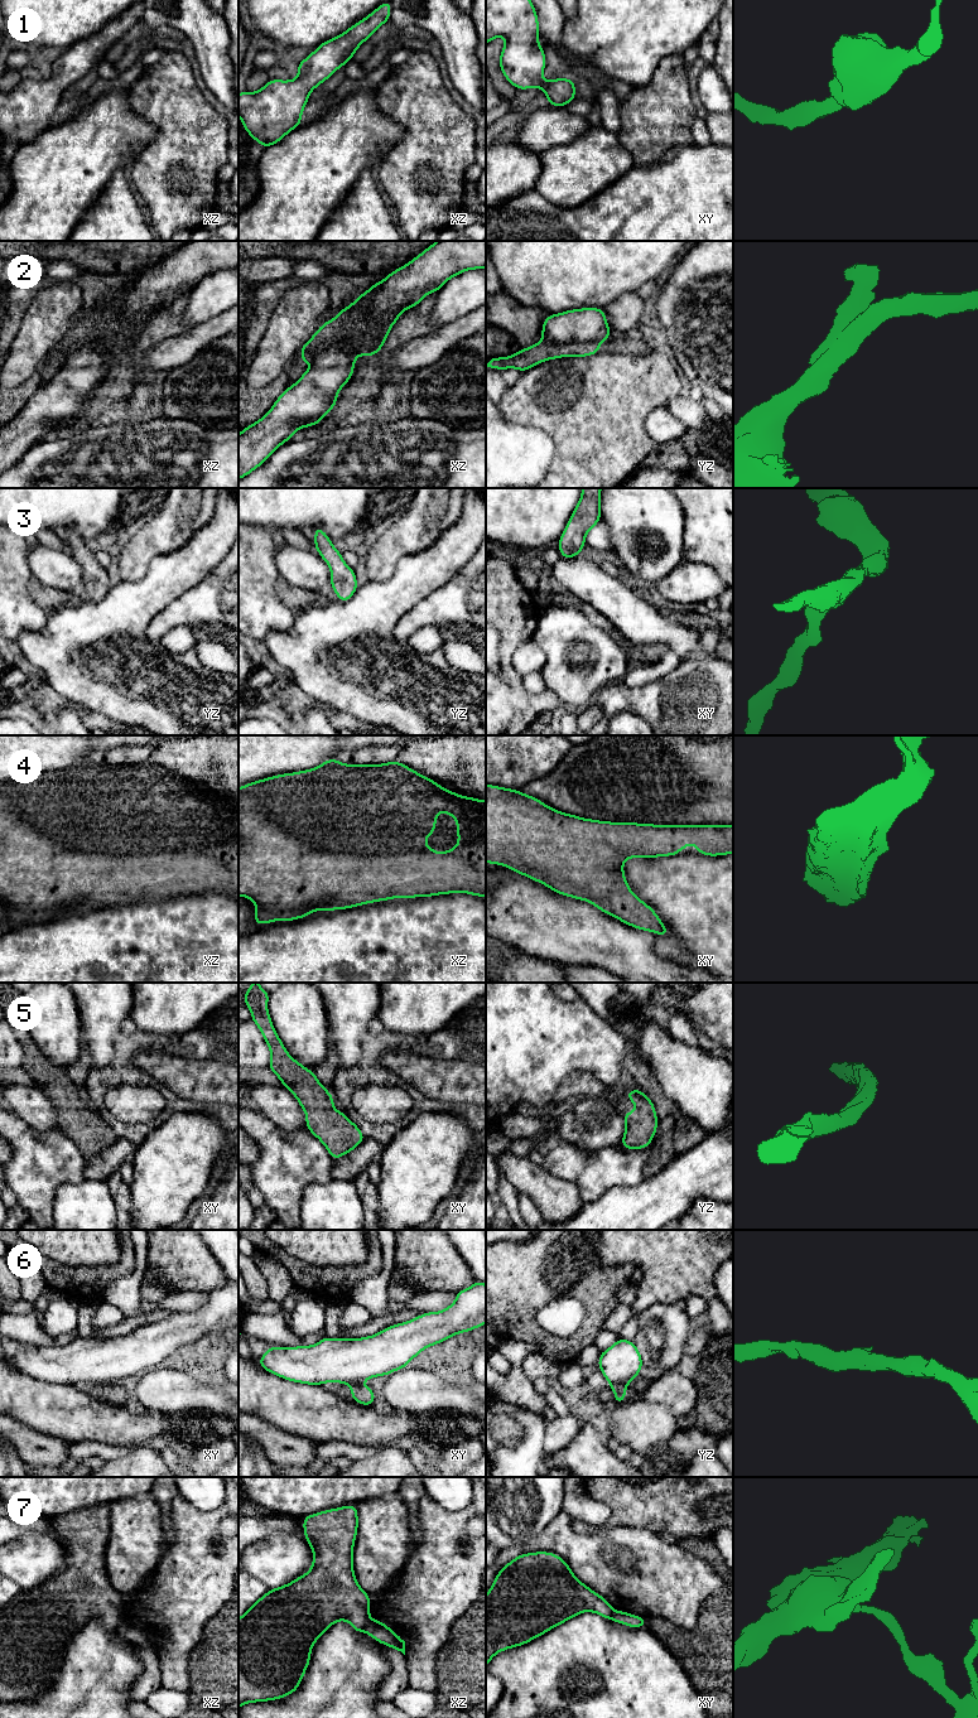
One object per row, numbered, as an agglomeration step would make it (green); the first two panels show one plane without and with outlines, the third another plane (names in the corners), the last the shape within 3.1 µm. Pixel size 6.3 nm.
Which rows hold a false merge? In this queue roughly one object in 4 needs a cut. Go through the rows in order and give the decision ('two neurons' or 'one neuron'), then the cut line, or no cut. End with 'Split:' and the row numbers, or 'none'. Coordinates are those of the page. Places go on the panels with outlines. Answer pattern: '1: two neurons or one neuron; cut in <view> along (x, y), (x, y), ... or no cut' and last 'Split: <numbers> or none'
1: one neuron; no cut
2: two neurons; cut in xz along (381, 281), (370, 302), (366, 319), (370, 323), (390, 328)
3: one neuron; no cut
4: one neuron; no cut
5: one neuron; no cut
6: two neurons; cut in yz along (626, 1384), (611, 1385)
7: two neurons; cut in xz along (369, 1618), (364, 1630)
Split: 2, 6, 7

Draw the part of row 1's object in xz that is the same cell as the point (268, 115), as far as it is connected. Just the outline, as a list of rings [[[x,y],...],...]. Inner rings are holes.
[[[387,0],[345,33],[323,42],[295,66],[298,78],[269,79],[257,92],[240,92],[239,117],[251,139],[268,148],[298,127],[310,92],[352,61],[360,45],[390,20],[390,14]]]

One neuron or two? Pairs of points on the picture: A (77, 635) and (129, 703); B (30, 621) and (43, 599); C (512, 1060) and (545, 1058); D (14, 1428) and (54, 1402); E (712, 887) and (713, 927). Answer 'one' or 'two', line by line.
A: one
B: two
C: one
D: two
E: one

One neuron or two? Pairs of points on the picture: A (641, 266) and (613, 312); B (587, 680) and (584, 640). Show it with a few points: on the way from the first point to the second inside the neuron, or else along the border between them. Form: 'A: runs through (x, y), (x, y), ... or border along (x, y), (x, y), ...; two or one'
A: border along (637, 290), (622, 293), (605, 309); two
B: runs through (584, 670), (584, 650); one

